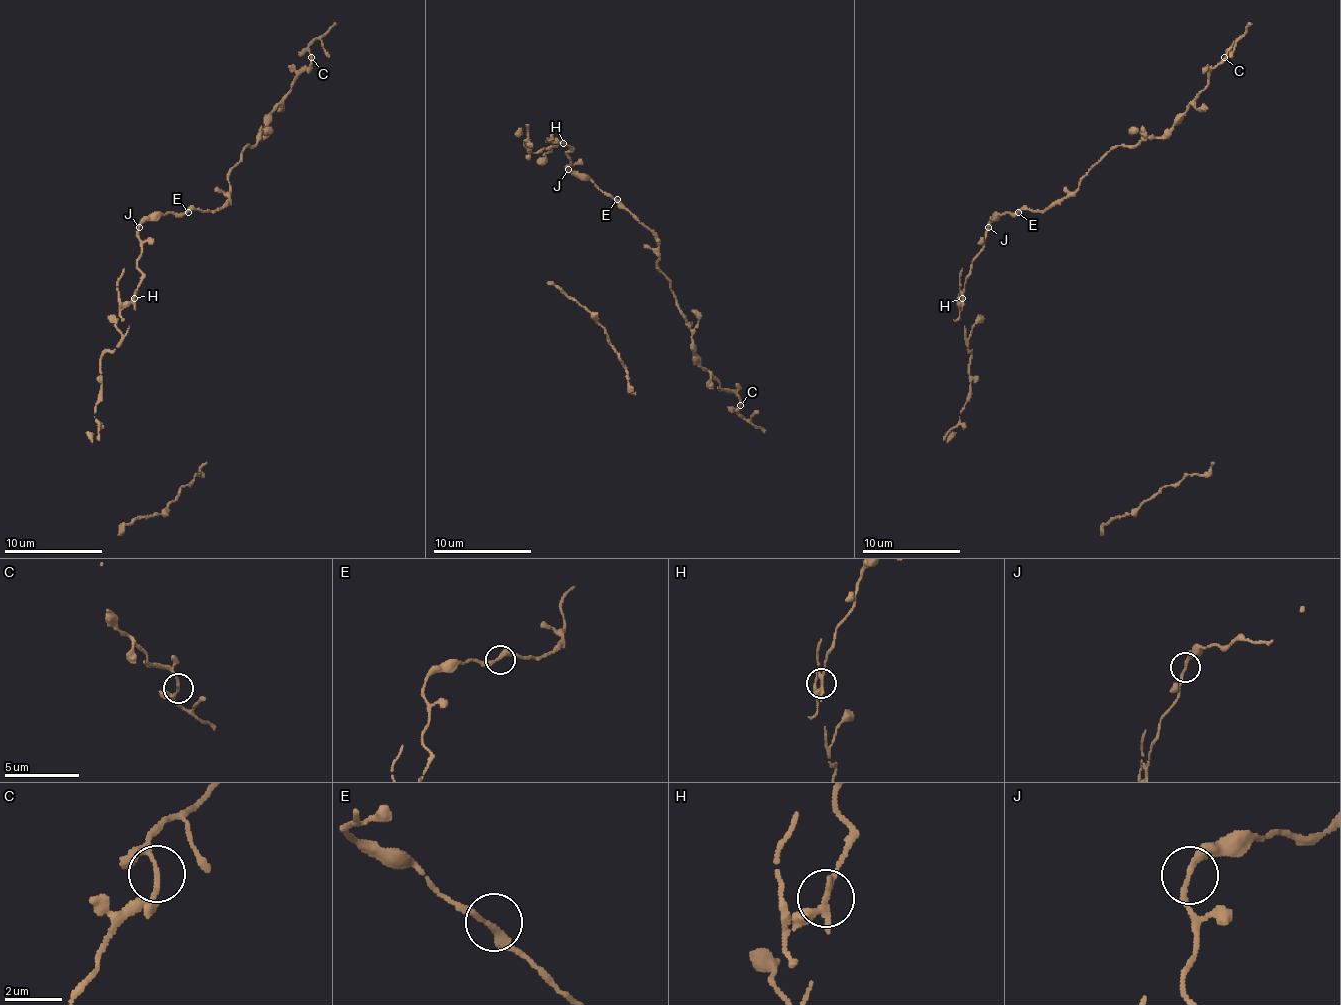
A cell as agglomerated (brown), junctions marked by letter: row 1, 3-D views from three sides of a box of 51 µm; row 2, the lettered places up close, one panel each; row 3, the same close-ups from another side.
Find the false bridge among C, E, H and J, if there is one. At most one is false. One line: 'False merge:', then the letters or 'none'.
False merge: H

